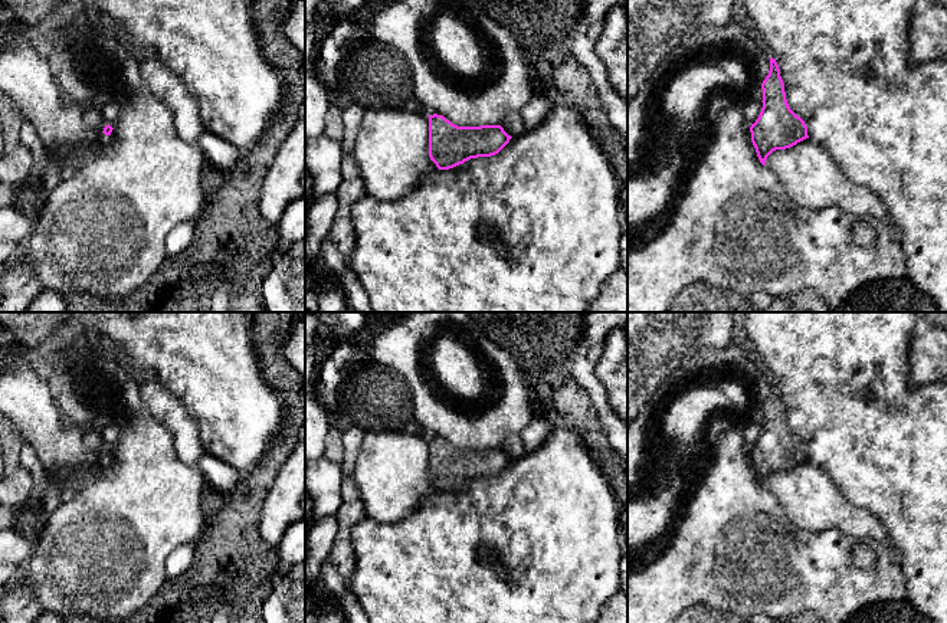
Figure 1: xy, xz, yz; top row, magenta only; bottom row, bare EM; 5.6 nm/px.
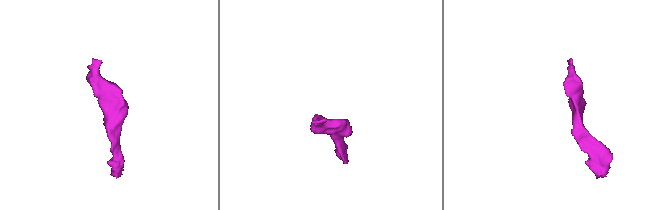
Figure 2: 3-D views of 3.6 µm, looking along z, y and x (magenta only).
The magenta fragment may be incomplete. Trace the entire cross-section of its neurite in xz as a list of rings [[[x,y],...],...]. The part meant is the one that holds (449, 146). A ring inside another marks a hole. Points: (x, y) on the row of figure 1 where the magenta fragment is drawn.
[[[429,115],[429,157],[439,170],[495,155],[511,138],[501,125],[458,127],[443,115]]]

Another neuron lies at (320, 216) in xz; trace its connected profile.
[[[335,194],[312,200],[305,214],[305,262],[315,262],[321,255],[321,243],[327,239],[337,213]]]

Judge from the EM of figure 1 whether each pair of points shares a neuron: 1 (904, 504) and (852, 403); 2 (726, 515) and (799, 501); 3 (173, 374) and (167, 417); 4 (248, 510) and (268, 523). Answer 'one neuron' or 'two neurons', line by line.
1: one neuron
2: two neurons
3: two neurons
4: two neurons

